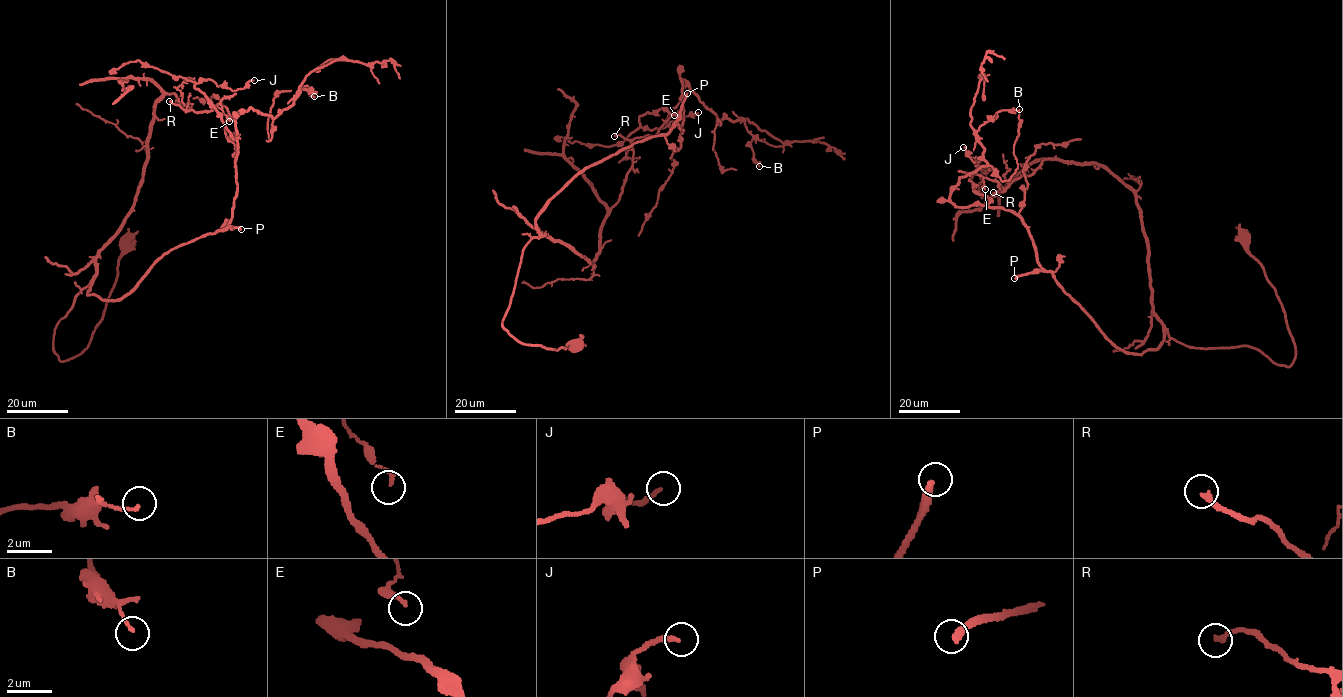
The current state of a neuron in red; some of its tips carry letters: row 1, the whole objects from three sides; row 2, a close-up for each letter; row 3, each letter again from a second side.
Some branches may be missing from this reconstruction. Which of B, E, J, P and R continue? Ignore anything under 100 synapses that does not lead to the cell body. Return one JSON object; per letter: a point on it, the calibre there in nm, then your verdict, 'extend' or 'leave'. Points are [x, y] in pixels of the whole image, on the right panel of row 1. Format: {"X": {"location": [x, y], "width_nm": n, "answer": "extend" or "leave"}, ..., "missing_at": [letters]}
{"B": {"location": [1019, 109], "width_nm": 130, "answer": "leave"}, "E": {"location": [985, 189], "width_nm": 150, "answer": "leave"}, "J": {"location": [963, 147], "width_nm": 180, "answer": "leave"}, "P": {"location": [1014, 278], "width_nm": 280, "answer": "extend"}, "R": {"location": [993, 192], "width_nm": 240, "answer": "leave"}, "missing_at": ["P"]}

